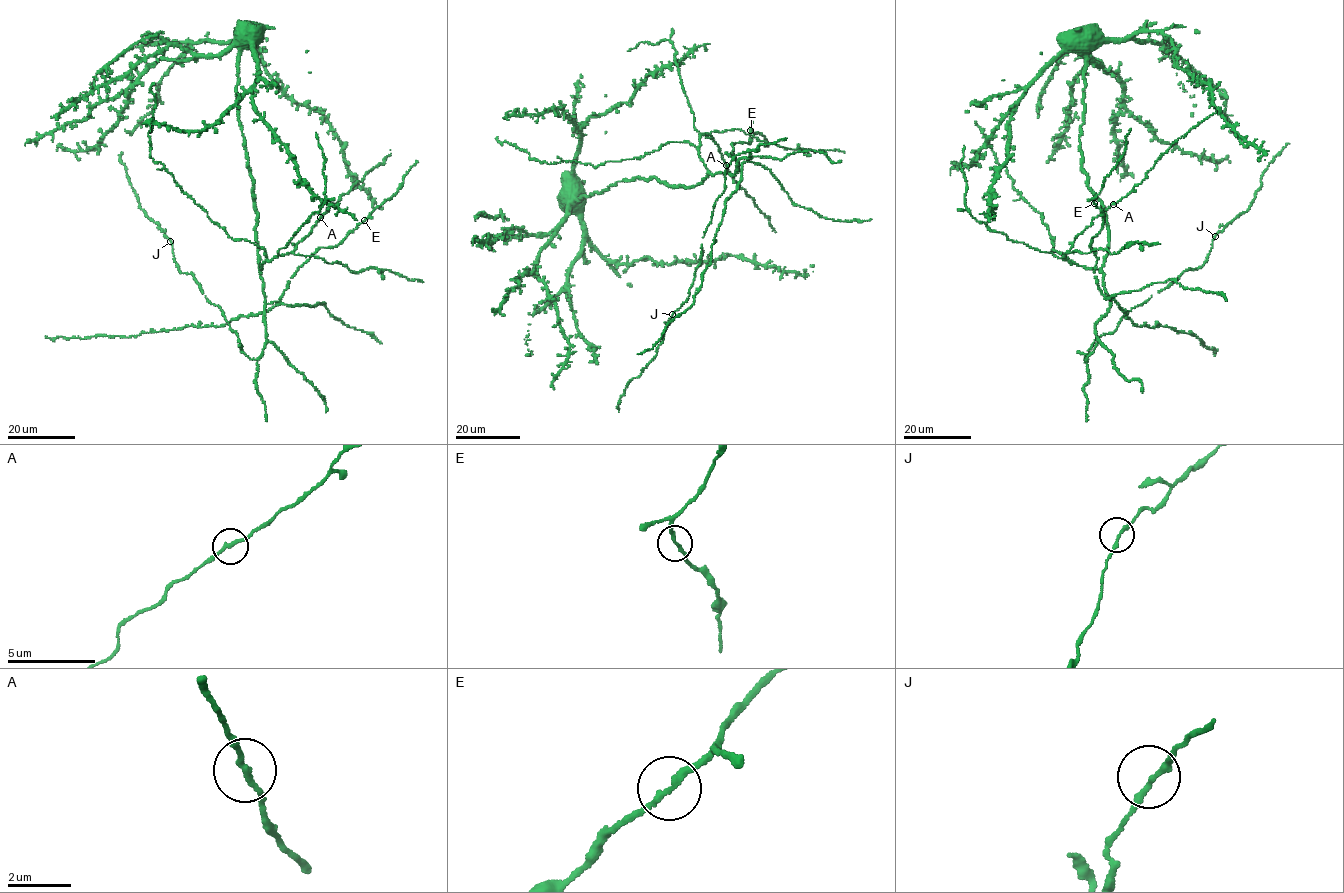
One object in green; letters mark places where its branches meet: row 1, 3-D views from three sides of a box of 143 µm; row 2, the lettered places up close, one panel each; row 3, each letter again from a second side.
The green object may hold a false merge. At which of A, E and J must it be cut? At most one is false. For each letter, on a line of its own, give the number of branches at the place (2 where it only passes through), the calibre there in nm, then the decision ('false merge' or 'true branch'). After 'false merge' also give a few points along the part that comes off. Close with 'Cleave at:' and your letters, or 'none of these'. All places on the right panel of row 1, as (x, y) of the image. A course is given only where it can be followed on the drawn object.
A: branches 2; calibre 180 nm; true branch
E: branches 2; calibre 190 nm; true branch
J: branches 2; calibre 170 nm; true branch
Cleave at: none of these

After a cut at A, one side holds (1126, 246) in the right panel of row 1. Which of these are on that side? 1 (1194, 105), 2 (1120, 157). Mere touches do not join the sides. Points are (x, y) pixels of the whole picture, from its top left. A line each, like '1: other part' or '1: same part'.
1: same part
2: same part

